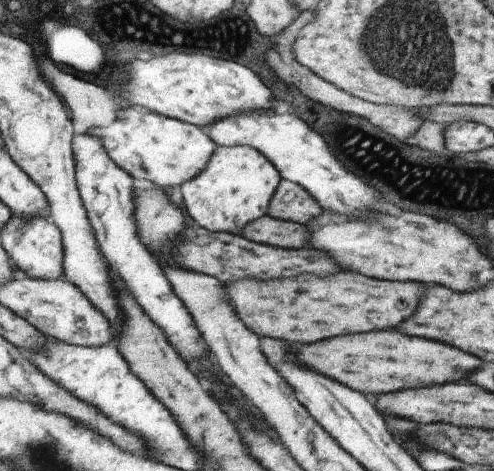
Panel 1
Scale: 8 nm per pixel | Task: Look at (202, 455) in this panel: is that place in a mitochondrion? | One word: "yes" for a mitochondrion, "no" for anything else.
no

